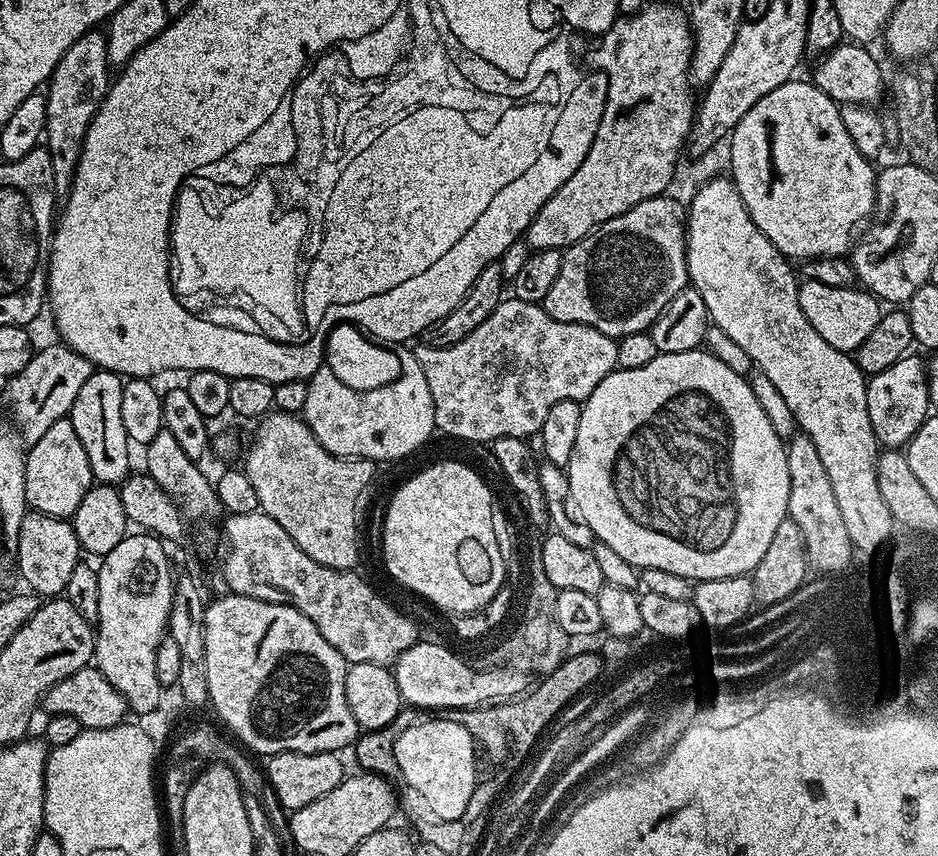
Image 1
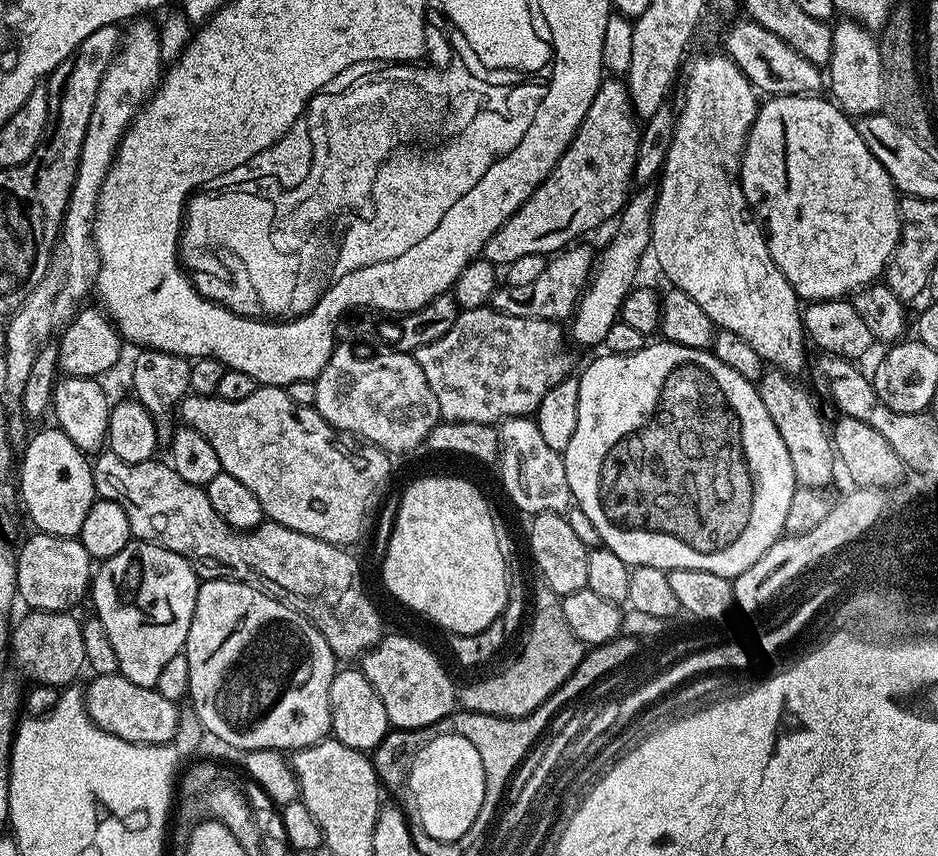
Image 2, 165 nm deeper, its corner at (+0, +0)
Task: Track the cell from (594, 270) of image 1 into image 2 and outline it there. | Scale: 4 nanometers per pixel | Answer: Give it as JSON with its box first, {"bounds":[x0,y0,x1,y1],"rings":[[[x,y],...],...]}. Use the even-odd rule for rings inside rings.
{"bounds":[490,246,594,322],"rings":[[[569,246],[549,259],[546,270],[534,282],[526,286],[500,286],[493,293],[490,307],[495,312],[506,312],[509,316],[521,316],[531,320],[564,322],[576,311],[576,302],[584,291],[593,271],[594,252],[588,248]]]}

